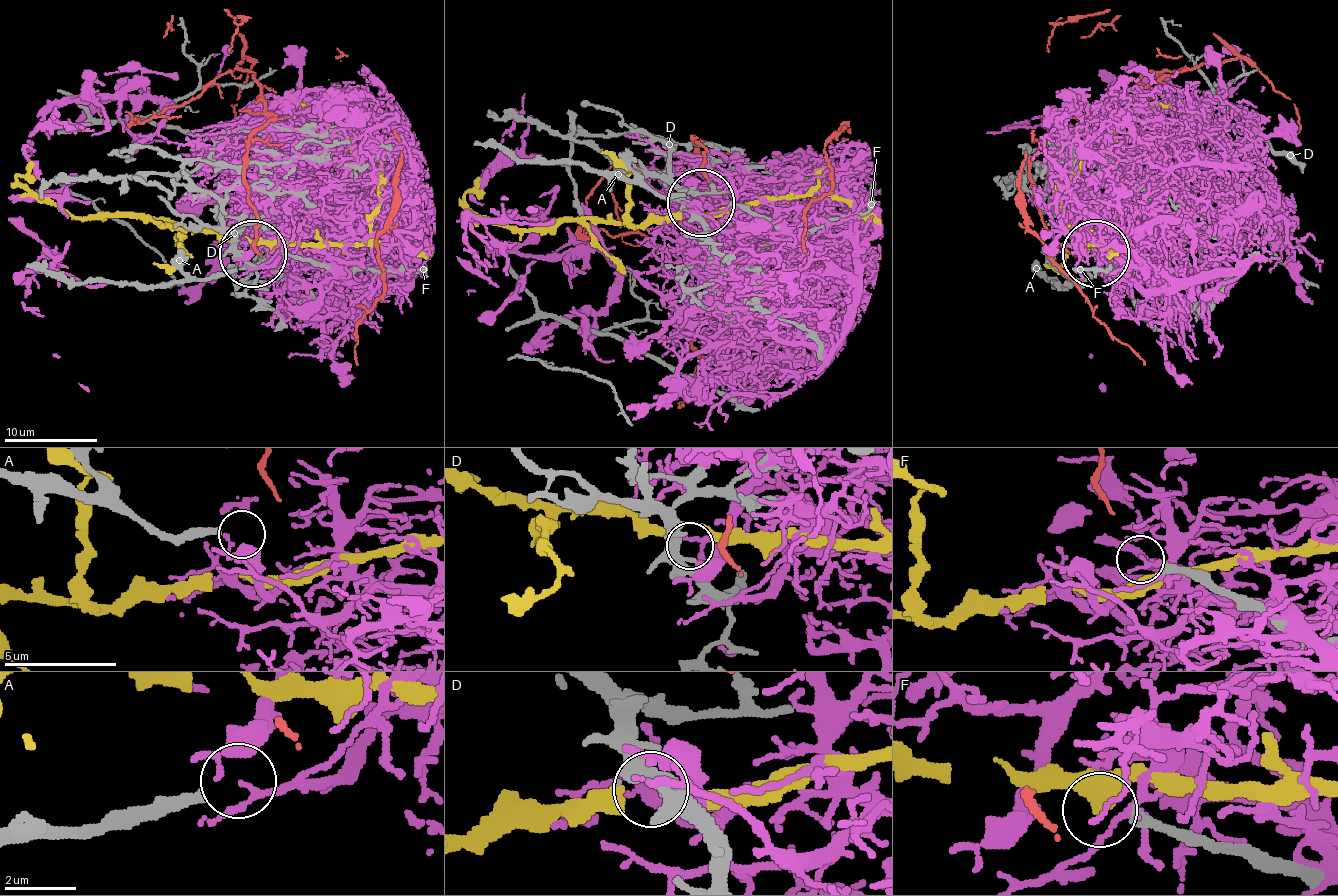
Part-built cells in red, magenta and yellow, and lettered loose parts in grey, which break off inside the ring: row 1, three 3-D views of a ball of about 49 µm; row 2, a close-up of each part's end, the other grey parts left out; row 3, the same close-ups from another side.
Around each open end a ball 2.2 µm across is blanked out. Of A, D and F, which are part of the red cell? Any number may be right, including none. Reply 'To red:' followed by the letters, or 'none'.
To red: none

